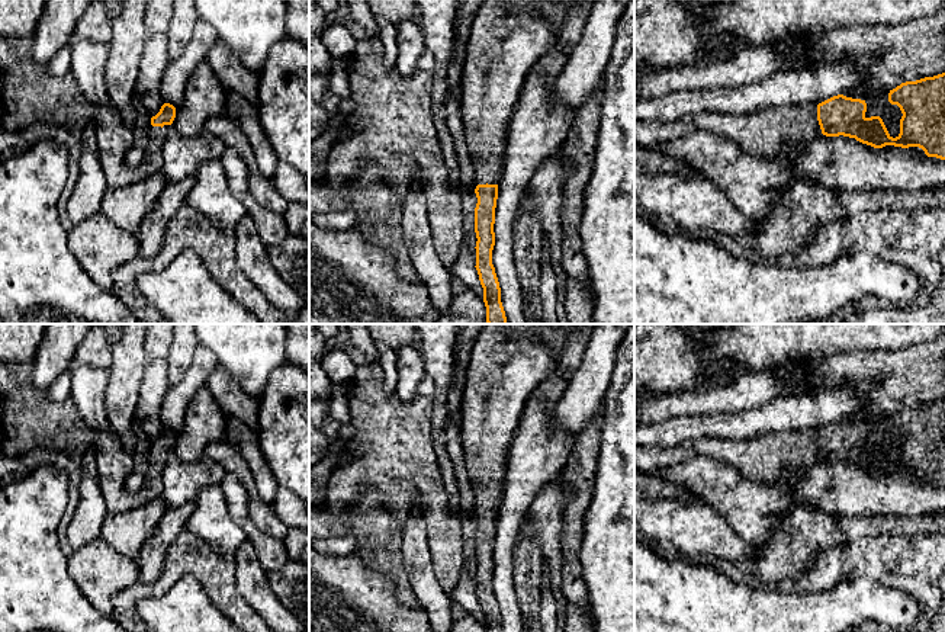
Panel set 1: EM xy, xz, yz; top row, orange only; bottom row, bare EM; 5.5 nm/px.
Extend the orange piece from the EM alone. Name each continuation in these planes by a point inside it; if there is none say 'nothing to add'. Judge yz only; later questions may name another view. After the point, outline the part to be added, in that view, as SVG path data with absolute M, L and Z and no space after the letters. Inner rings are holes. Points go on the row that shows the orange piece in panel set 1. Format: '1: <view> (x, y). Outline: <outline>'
1: yz (765, 132). Outline: M817 105L777 106L745 115L700 112L672 122L634 122L634 144L652 147L698 131L723 135L755 157L782 157L788 142L822 135Z

